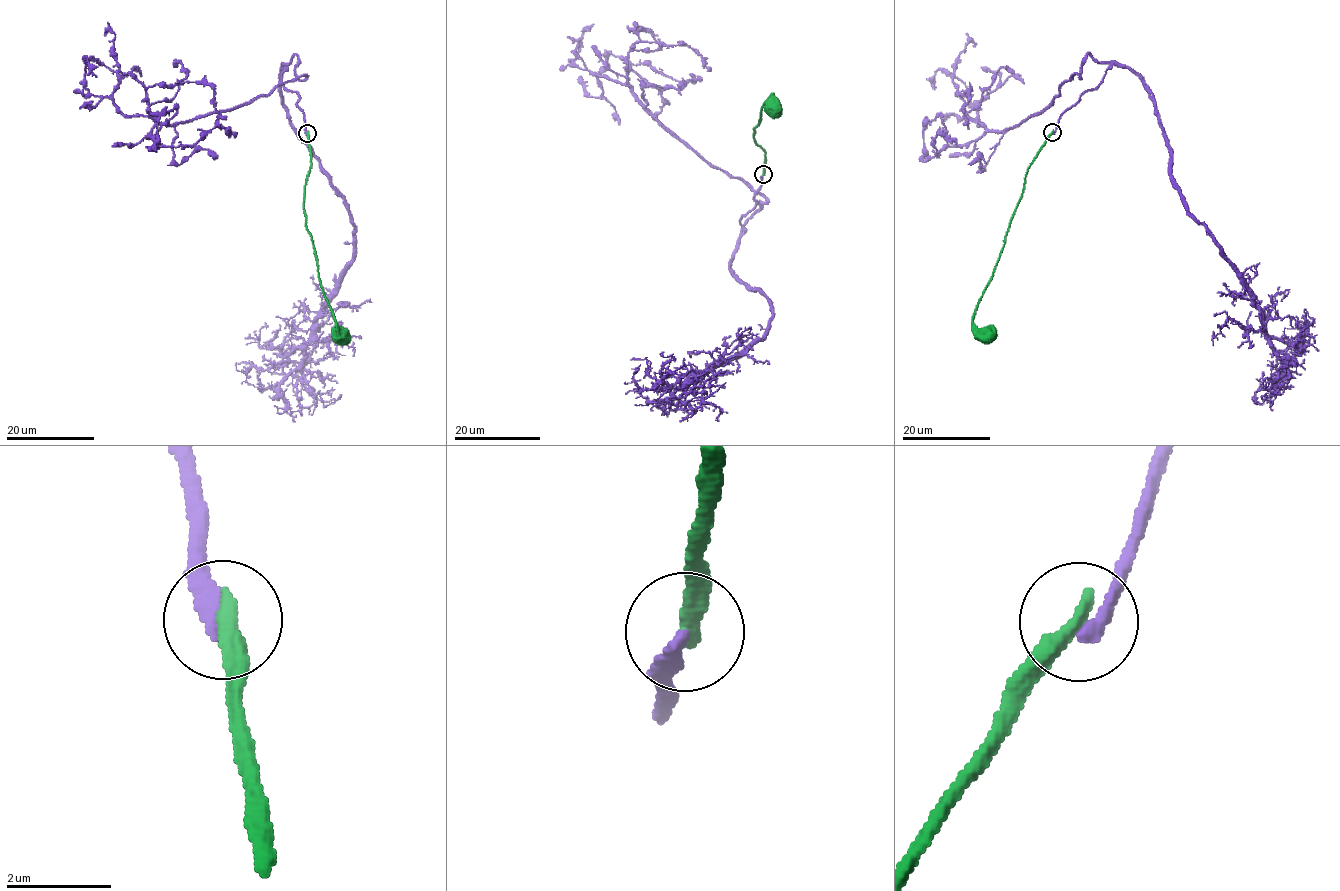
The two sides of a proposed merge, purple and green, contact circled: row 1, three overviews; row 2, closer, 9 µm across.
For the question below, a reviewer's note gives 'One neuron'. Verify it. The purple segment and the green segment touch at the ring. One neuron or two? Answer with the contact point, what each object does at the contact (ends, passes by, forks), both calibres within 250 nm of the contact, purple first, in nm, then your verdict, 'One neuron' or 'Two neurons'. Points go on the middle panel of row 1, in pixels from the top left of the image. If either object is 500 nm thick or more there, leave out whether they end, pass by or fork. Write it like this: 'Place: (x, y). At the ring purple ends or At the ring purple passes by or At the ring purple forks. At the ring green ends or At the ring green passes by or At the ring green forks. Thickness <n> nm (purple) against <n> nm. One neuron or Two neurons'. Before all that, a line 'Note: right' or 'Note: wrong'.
Note: wrong
Place: (763, 174). At the ring purple ends. At the ring green ends. Thickness 280 nm (purple) against 360 nm. Two neurons

